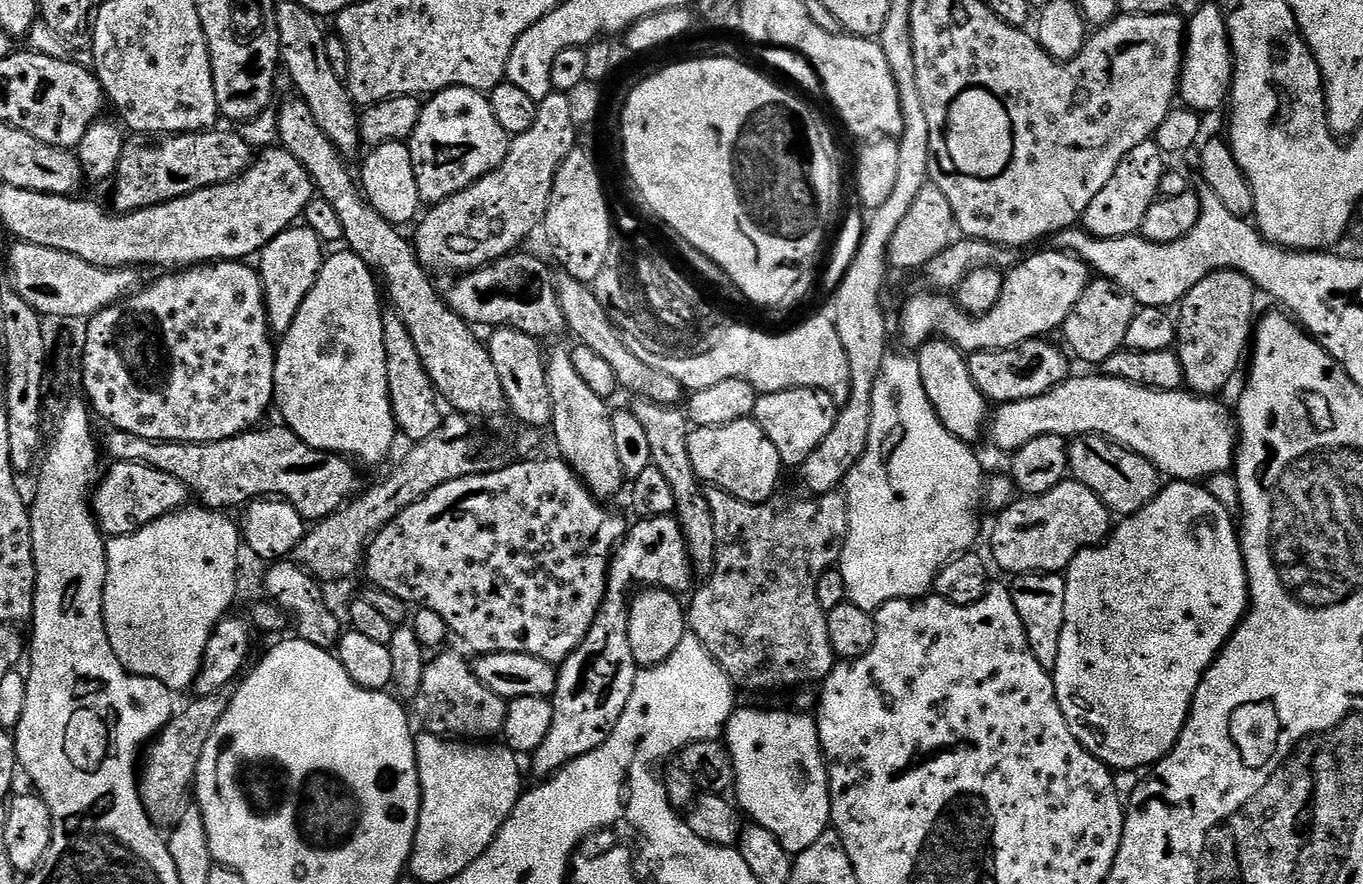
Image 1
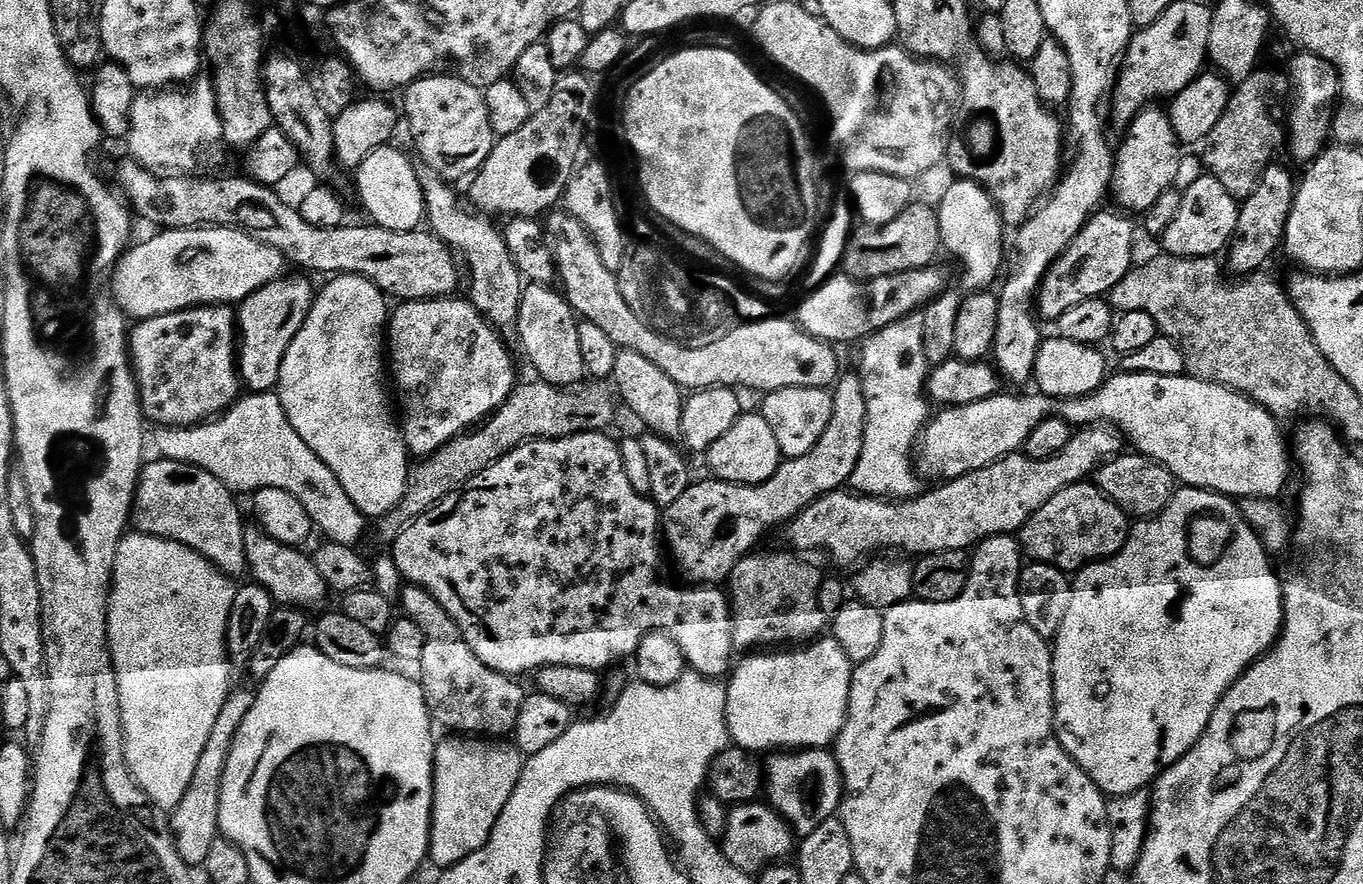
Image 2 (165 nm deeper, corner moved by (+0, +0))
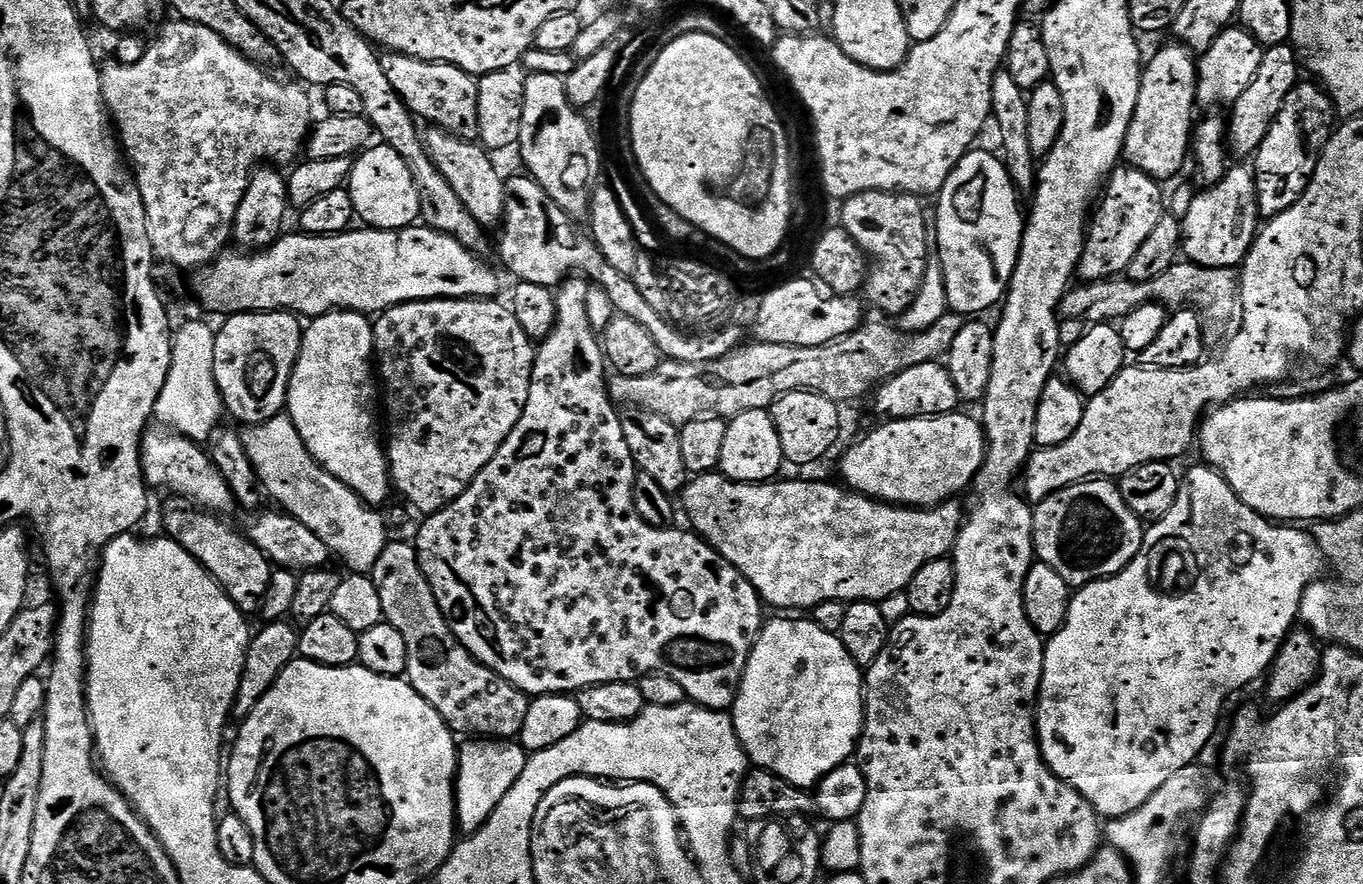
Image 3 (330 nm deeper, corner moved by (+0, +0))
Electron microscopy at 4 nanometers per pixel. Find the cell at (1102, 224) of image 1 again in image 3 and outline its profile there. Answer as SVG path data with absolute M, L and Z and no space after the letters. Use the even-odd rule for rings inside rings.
M1172 42L1169 48L1160 48L1152 56L1152 61L1143 65L1138 90L1138 106L1134 106L1134 118L1130 122L1130 130L1126 130L1123 159L1129 165L1146 174L1150 174L1157 182L1165 182L1176 176L1190 160L1190 145L1194 135L1194 119L1192 111L1197 111L1196 103L1196 65L1197 57L1189 49L1179 43Z

